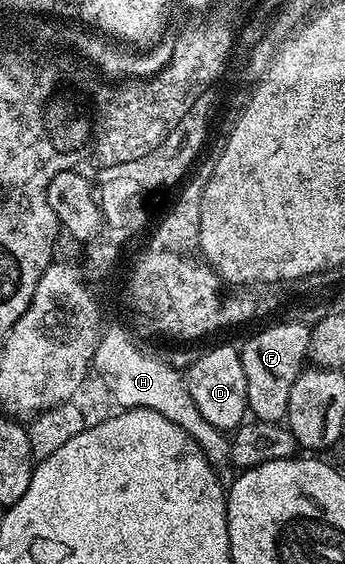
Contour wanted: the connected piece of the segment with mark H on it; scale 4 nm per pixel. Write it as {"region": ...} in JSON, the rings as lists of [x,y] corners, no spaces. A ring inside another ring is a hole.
{"region":[[[109,324],[99,335],[97,350],[98,364],[104,364],[104,376],[110,386],[116,386],[116,402],[123,409],[144,407],[160,412],[168,420],[180,424],[189,435],[200,444],[209,461],[216,466],[227,463],[230,456],[229,437],[200,414],[198,406],[192,400],[191,392],[186,386],[183,373],[168,363],[144,352],[133,340],[131,334],[120,324]],[[116,356],[120,356],[120,372],[116,366]]]}

